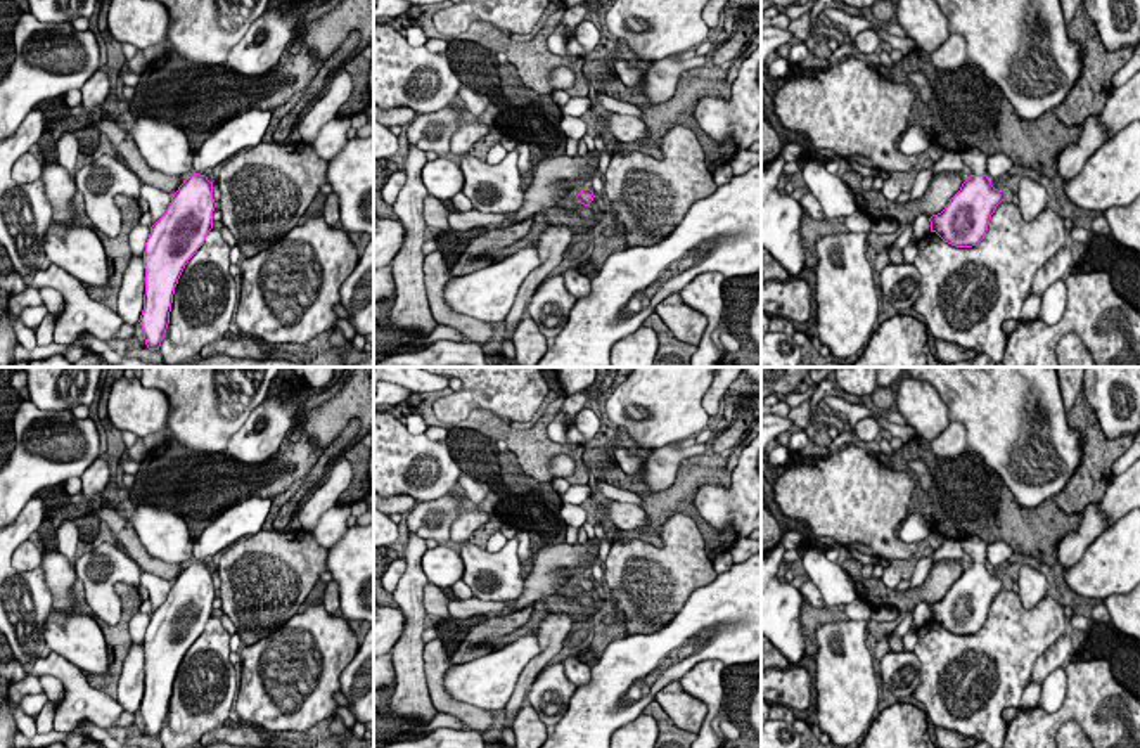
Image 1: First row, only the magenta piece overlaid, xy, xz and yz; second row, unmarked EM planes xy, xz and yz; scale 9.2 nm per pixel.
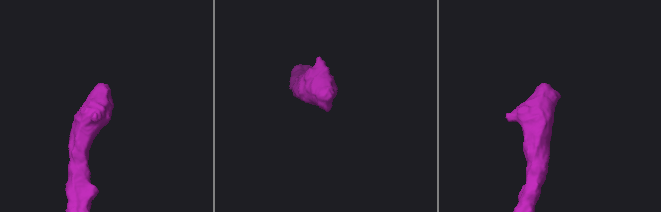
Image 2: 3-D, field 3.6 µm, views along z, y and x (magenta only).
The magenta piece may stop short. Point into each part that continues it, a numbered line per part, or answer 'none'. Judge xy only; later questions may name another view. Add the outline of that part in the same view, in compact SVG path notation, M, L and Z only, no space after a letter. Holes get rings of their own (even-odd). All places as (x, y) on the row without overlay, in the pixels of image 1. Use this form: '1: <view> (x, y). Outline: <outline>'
1: xy (246, 518). Outline: M251 497L227 509L194 542L194 559L204 563L239 538L256 535L263 530L270 507L272 499Z

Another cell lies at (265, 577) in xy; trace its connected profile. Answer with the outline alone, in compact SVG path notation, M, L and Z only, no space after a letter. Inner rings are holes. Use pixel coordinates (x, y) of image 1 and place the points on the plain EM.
M259 530L227 547L216 570L221 611L251 646L298 615L327 571L327 549L304 530Z

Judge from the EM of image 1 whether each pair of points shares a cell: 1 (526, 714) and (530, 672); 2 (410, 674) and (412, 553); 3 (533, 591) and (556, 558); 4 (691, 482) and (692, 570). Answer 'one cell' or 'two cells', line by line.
1: two cells
2: one cell
3: one cell
4: two cells

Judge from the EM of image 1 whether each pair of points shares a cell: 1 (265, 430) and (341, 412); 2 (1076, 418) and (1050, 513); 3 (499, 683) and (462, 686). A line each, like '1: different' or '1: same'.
1: different
2: different
3: same

